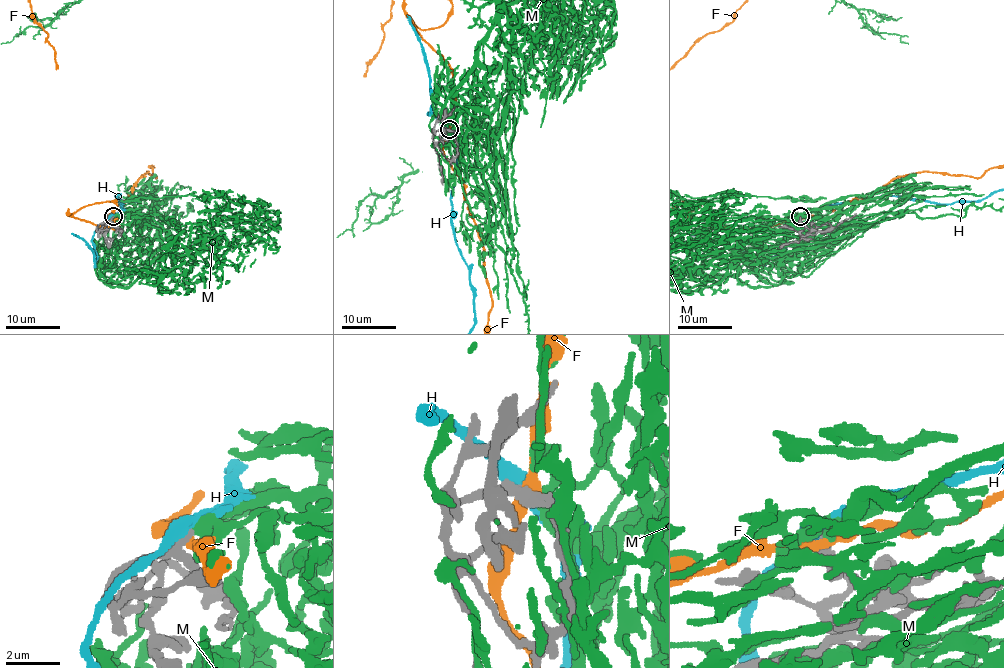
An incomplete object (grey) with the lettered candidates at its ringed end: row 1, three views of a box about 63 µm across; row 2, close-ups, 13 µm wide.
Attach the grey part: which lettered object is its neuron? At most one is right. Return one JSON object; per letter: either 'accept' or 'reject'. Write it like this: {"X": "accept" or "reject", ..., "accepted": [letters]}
{"F": "reject", "H": "reject", "M": "accept", "accepted": ["M"]}

